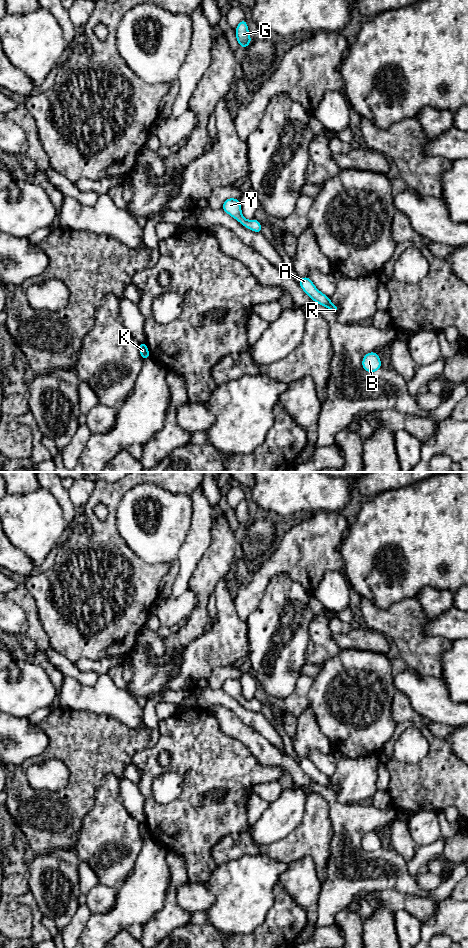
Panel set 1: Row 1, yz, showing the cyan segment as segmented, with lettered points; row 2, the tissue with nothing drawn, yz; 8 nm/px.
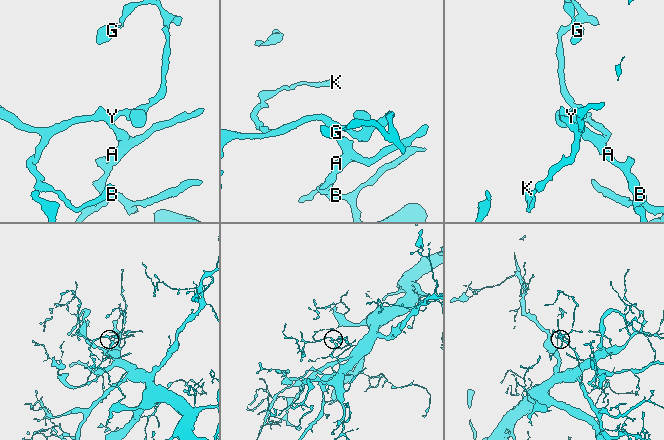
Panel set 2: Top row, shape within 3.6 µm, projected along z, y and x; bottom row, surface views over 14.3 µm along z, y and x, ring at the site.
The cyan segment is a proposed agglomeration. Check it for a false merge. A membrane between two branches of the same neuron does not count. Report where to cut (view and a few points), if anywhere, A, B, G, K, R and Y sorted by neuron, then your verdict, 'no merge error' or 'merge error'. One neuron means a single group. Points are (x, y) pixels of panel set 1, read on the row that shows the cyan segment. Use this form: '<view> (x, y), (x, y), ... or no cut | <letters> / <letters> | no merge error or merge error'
no cut | A B G K R Y | no merge error

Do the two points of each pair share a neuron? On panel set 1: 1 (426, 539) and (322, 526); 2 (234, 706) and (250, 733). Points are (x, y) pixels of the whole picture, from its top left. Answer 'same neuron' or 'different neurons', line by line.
1: different neurons
2: different neurons

